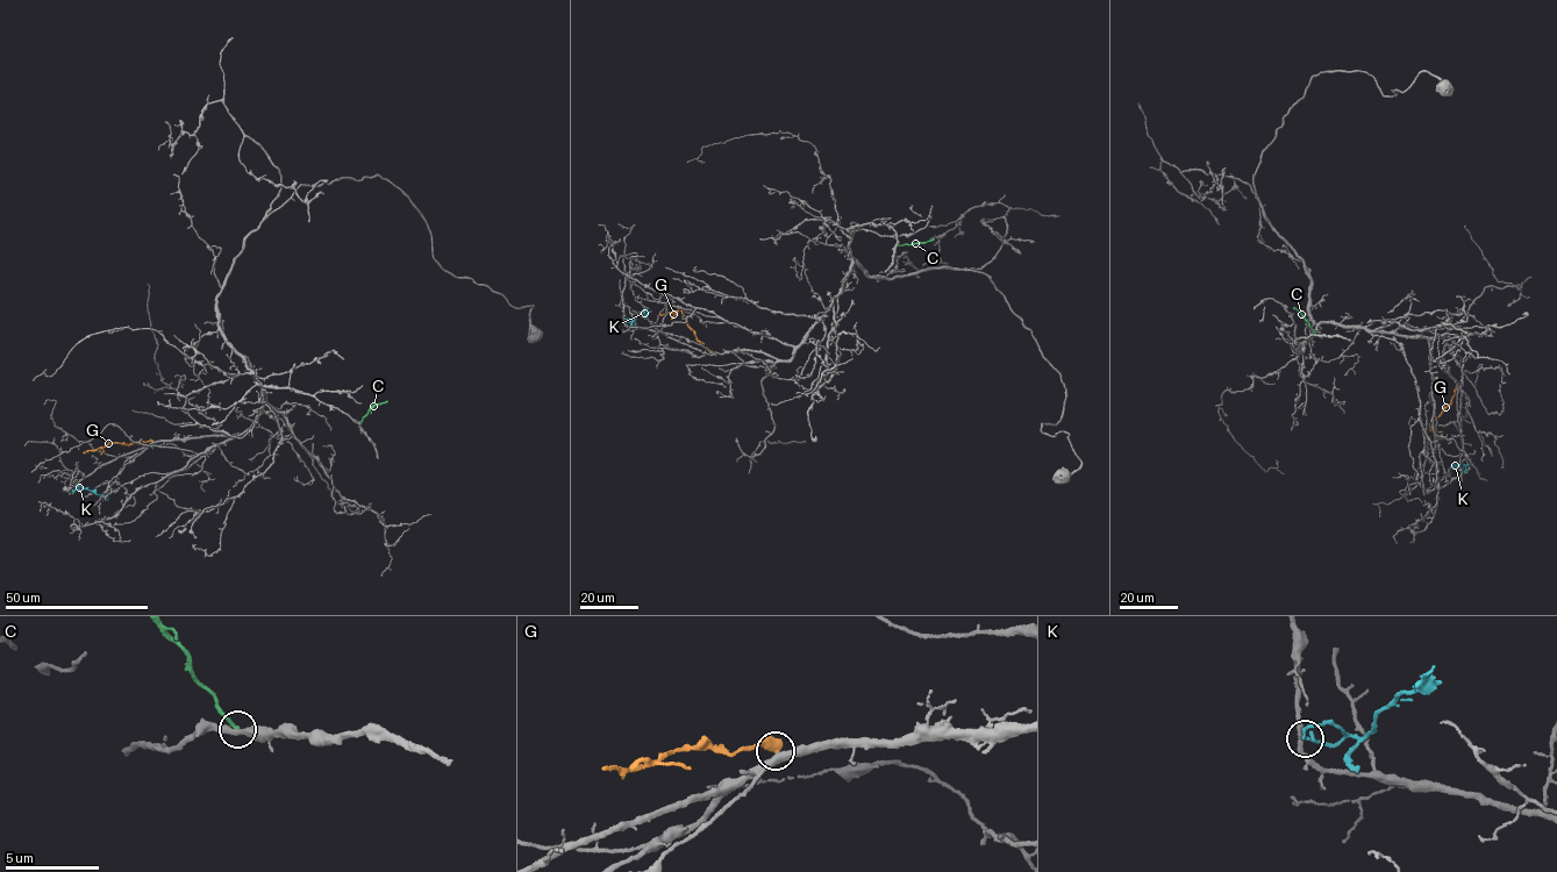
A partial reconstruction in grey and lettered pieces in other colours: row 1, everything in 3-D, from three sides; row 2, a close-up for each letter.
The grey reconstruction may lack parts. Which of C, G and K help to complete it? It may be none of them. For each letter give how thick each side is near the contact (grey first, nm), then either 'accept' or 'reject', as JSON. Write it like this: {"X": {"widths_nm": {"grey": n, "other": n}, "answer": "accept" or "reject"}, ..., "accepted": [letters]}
{"C": {"widths_nm": {"grey": 320, "other": 220}, "answer": "reject"}, "G": {"widths_nm": {"grey": 400, "other": 550}, "answer": "reject"}, "K": {"widths_nm": {"grey": 280, "other": 110}, "answer": "reject"}, "accepted": []}

